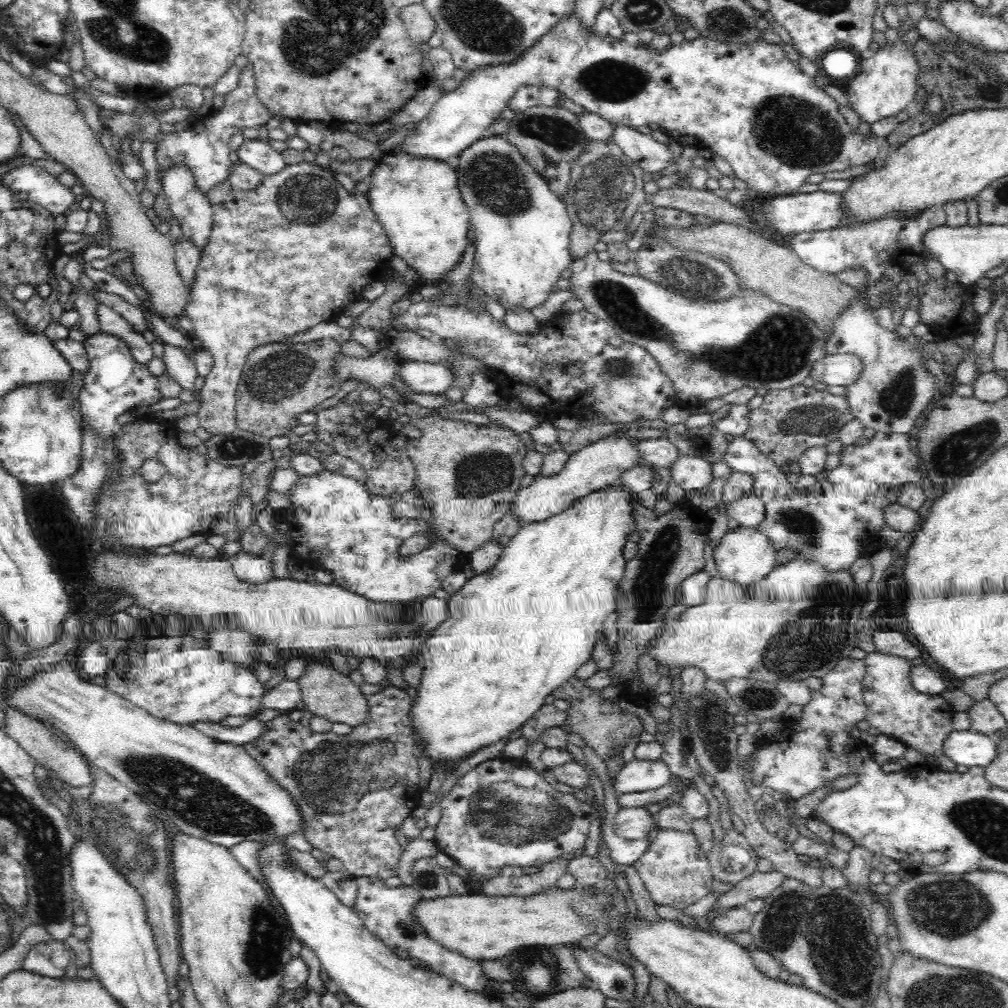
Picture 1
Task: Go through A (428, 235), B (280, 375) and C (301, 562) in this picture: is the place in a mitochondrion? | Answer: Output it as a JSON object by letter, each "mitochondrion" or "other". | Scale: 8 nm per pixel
{"A":"other","B":"mitochondrion","C":"other"}

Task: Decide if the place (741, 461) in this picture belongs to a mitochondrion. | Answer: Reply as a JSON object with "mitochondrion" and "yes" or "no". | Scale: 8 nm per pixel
{"mitochondrion":"no"}

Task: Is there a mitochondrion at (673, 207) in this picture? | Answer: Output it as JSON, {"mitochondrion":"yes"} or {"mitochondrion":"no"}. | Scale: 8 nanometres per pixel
{"mitochondrion":"no"}

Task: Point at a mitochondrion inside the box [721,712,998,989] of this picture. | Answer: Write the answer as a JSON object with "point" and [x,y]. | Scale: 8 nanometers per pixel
{"point":[958,898]}

